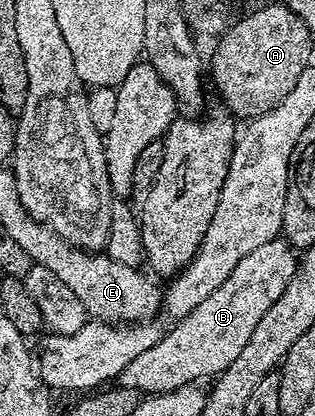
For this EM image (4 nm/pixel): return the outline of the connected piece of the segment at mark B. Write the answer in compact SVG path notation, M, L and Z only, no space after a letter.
M284 239L268 241L263 243L263 247L255 247L255 251L251 251L251 255L246 255L240 261L239 267L235 267L235 271L227 275L223 287L211 291L211 295L203 299L203 303L199 303L195 311L191 311L174 324L177 326L170 333L169 330L164 332L161 341L155 347L143 351L143 355L139 355L134 362L127 363L127 367L119 378L120 388L134 389L143 395L152 395L170 393L184 385L201 383L204 377L209 377L208 379L220 377L224 369L231 367L231 363L235 363L235 358L241 354L243 347L247 347L247 339L251 339L251 334L255 332L259 319L263 319L271 303L275 303L275 299L283 295L287 283L291 283L291 275L295 275L298 260L298 254L293 246Z

